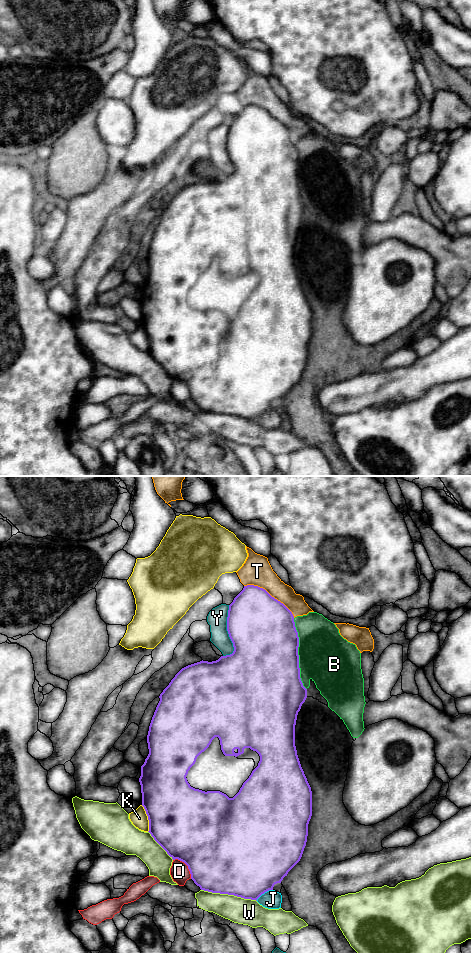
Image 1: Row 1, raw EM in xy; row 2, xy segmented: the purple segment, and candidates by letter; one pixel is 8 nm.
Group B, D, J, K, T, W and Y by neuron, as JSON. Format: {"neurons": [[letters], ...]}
{"neurons": [["B"], ["D"], ["J"], ["K"], ["T"], ["W"], ["Y"]]}

